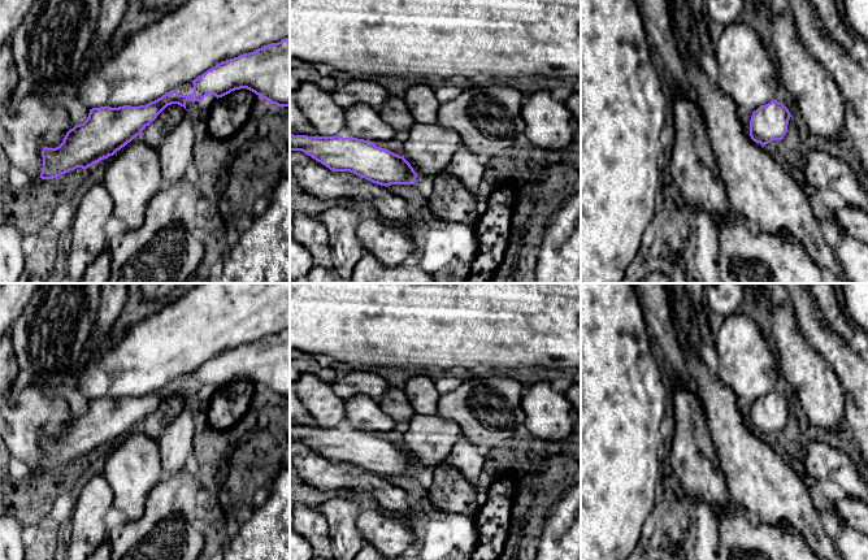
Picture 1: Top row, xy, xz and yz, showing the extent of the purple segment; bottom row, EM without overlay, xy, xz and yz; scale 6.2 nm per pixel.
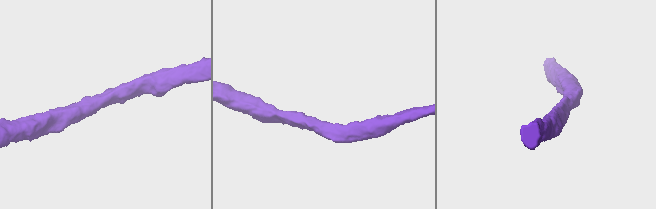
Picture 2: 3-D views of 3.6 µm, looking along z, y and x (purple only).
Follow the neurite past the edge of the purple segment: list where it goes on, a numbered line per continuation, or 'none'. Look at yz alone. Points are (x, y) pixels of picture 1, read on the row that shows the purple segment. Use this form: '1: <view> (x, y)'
1: yz (746, 73)

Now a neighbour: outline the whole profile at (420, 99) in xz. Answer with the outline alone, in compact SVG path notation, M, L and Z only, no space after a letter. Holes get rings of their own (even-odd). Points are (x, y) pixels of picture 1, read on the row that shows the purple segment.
M404 83L402 96L417 123L435 123L440 103L426 84Z

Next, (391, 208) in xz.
M290 151L292 181L305 192L321 199L370 200L387 222L412 231L409 204L386 186L373 183L350 172L333 172L301 151Z

